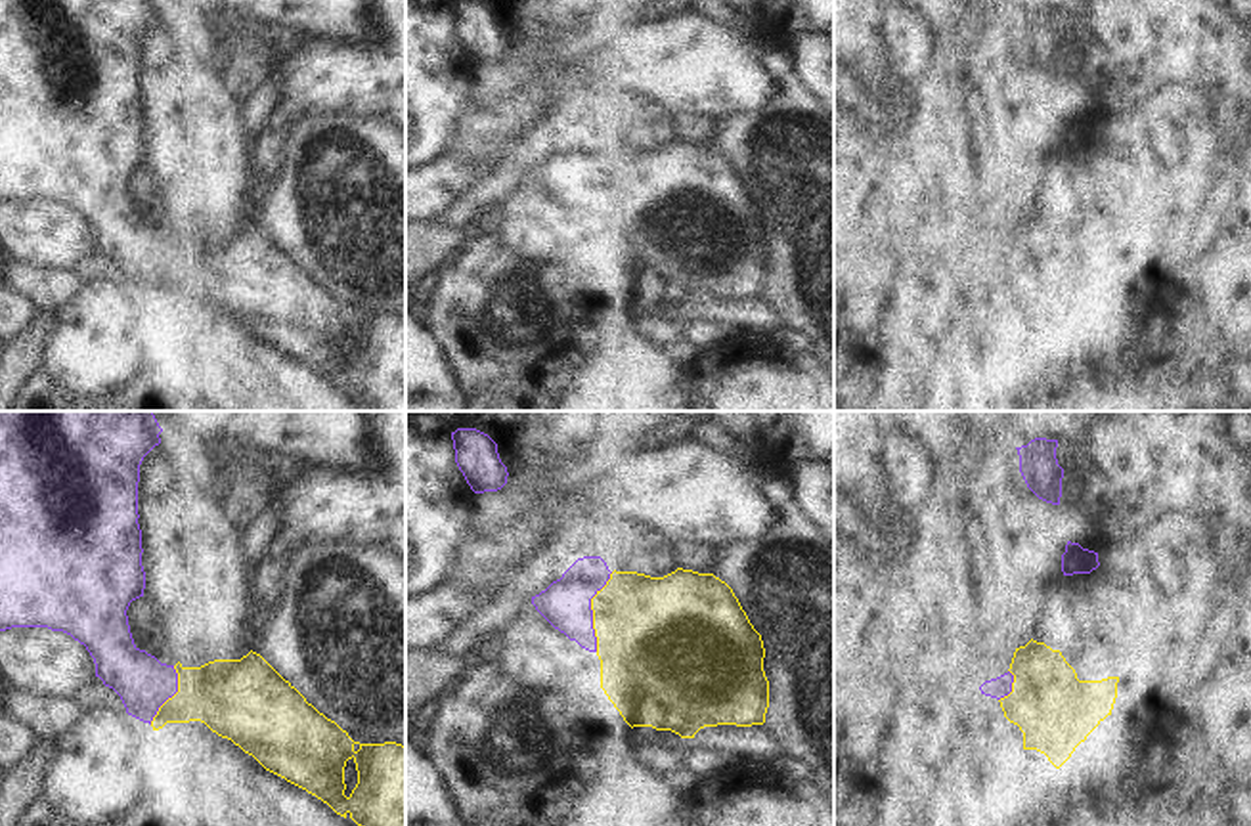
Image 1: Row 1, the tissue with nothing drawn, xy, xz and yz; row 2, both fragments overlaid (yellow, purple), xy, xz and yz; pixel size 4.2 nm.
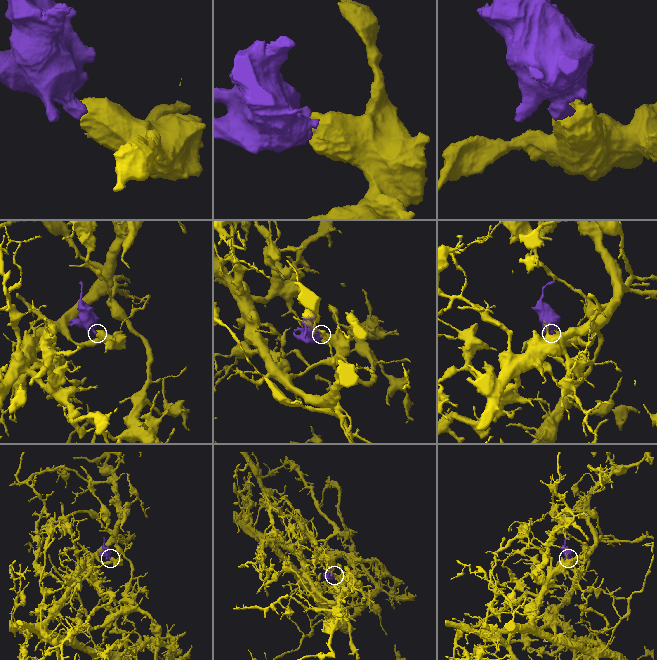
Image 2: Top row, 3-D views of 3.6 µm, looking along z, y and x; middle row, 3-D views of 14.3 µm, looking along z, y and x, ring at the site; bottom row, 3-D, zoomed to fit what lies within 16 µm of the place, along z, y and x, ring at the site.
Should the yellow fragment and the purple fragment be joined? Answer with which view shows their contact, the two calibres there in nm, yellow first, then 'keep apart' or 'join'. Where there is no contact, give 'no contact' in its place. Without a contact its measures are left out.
xz | 460/200 nm | join

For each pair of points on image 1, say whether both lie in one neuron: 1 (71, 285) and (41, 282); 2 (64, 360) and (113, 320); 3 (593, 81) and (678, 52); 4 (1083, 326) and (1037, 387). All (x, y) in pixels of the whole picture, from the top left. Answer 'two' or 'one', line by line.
1: one
2: one
3: one
4: one

